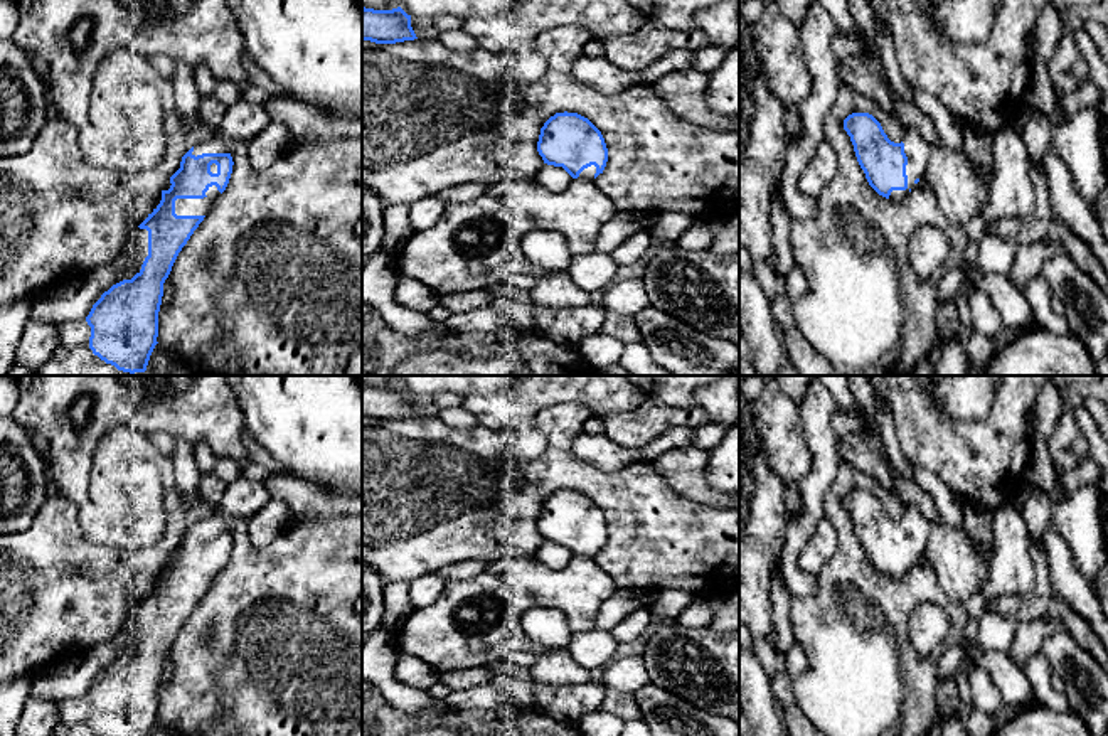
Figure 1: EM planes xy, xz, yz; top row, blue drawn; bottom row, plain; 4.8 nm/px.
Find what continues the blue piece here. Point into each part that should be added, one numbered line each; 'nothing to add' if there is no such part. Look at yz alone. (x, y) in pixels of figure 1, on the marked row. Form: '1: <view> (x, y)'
1: yz (916, 149)

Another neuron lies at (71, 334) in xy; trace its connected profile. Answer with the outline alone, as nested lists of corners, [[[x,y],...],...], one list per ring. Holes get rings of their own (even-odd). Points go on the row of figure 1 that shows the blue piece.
[[[86,320],[64,322],[57,325],[61,345],[77,347],[84,345],[91,337],[91,327]]]

